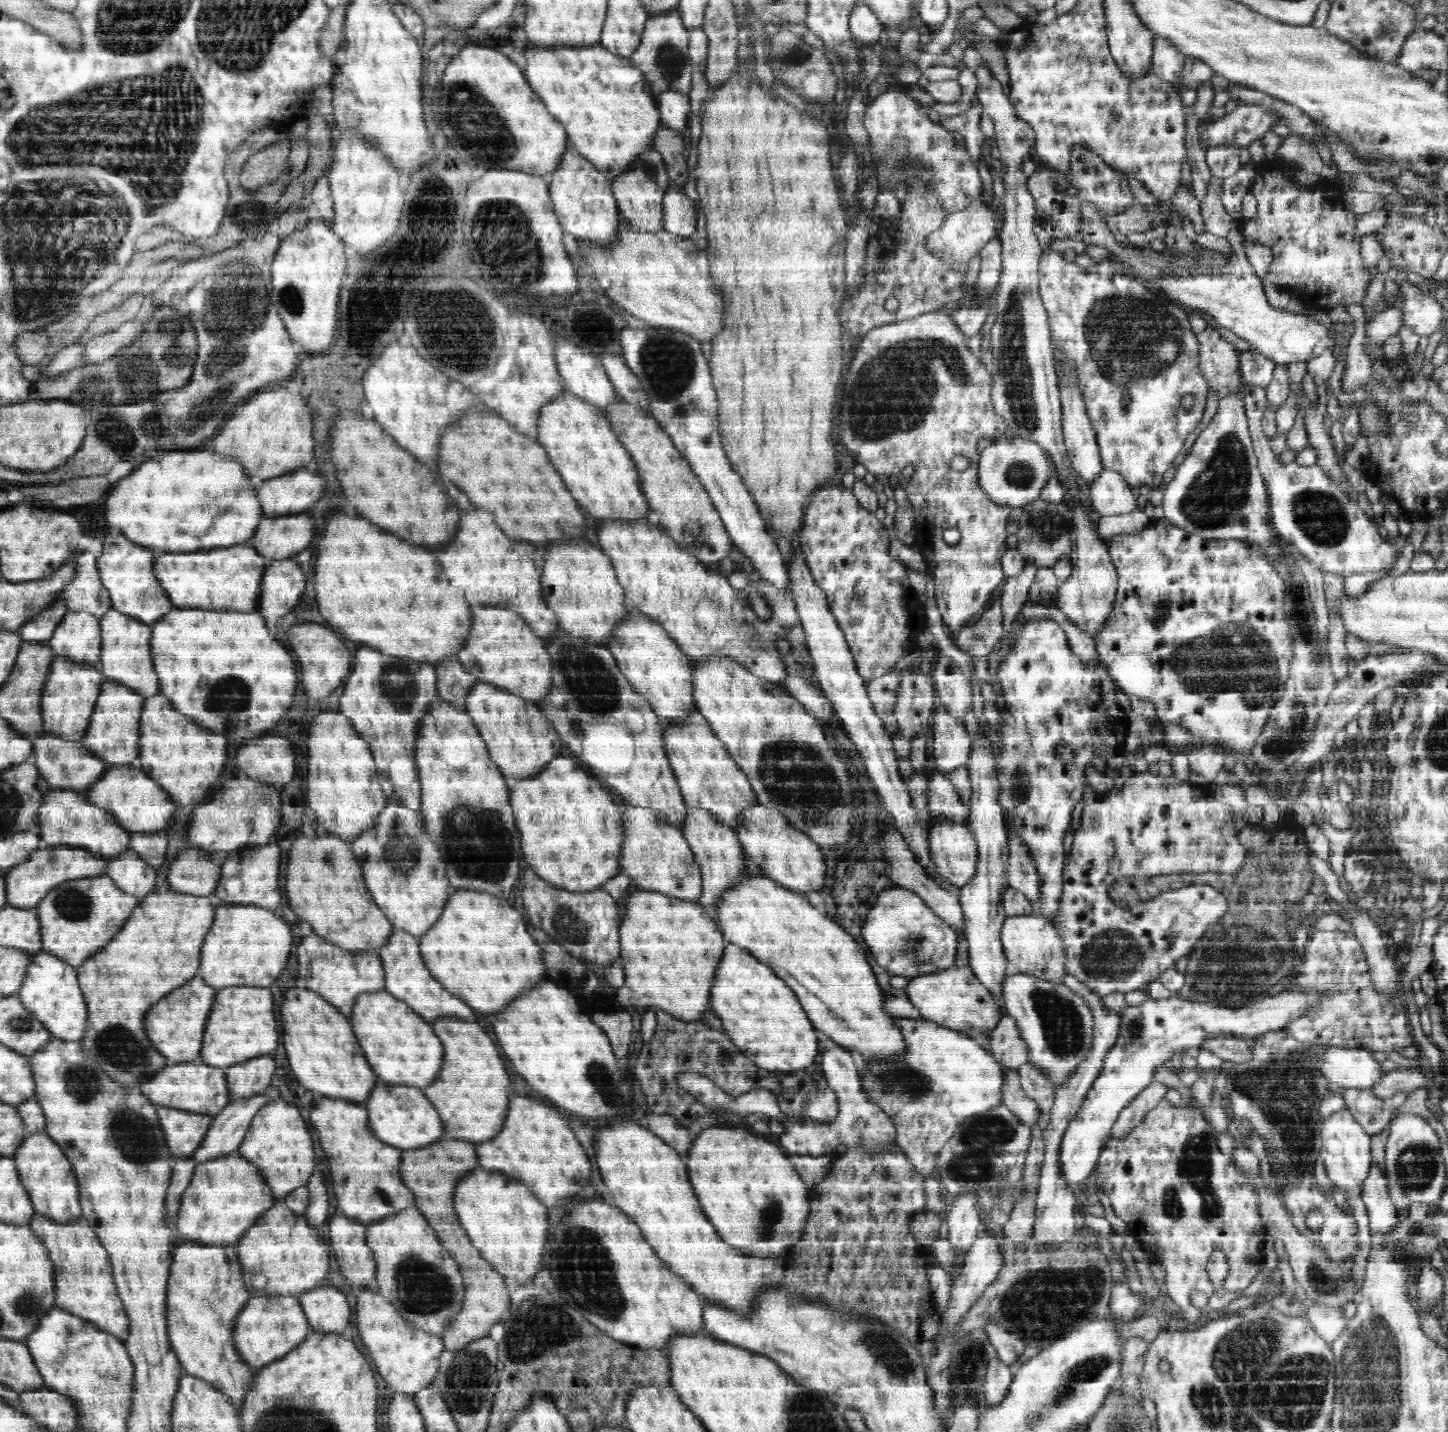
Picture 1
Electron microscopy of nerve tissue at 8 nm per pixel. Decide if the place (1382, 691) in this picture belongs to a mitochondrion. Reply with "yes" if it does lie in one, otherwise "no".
no

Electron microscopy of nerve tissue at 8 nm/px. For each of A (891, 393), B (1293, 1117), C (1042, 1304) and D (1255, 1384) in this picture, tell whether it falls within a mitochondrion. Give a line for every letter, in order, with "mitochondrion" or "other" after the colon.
A: mitochondrion
B: mitochondrion
C: mitochondrion
D: mitochondrion

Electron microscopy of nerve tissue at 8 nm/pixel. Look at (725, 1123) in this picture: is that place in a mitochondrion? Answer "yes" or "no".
no

